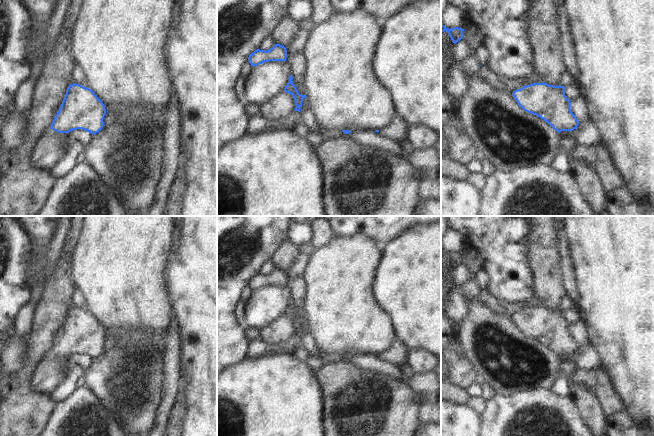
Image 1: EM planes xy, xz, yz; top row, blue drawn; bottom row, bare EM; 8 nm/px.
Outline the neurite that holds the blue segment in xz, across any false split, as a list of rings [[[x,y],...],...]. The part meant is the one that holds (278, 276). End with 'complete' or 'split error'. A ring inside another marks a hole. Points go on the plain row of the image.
[[[274,268],[274,270],[267,275],[260,273],[255,274],[249,279],[248,285],[253,291],[269,285],[286,285],[286,280],[286,272],[280,268]]]; complete

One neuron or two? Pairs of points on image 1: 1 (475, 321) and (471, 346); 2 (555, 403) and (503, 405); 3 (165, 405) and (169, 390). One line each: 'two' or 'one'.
1: one
2: one
3: one

